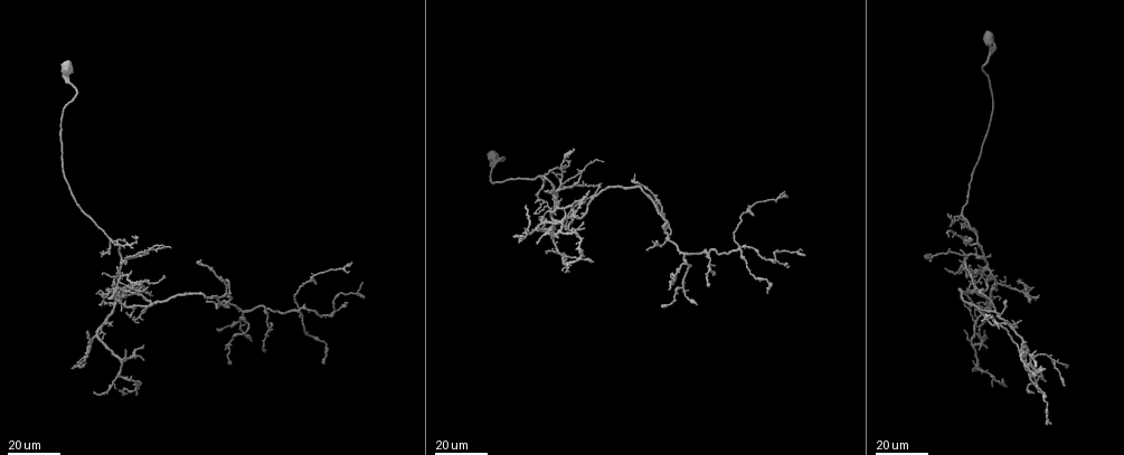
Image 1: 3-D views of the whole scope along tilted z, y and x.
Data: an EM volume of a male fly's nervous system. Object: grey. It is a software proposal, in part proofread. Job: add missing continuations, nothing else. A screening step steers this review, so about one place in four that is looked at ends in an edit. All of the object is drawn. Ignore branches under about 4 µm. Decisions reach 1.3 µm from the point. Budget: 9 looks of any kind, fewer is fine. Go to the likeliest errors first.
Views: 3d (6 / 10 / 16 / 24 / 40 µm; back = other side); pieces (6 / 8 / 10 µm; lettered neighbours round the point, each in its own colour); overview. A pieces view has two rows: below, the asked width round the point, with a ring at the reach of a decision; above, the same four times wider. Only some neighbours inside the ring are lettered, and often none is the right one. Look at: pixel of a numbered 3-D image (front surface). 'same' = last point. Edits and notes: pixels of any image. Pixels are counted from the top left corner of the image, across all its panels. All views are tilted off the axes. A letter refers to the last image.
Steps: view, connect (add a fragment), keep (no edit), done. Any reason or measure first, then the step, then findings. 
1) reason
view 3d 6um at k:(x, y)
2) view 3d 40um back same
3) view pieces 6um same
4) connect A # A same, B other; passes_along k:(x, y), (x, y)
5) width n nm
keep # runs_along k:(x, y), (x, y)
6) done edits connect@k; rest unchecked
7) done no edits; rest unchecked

an open end
view 3d 24um at 1:(646, 247)

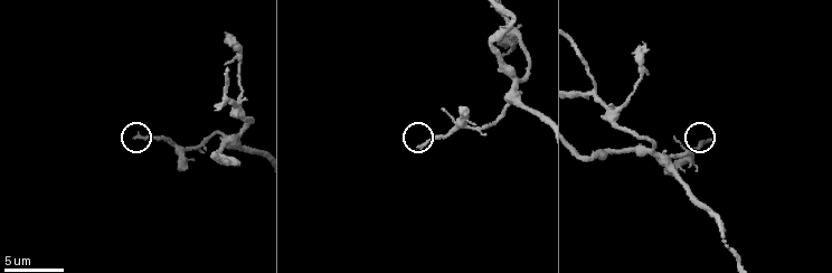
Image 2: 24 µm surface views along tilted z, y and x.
view pieces 6um at 2:(137, 138)

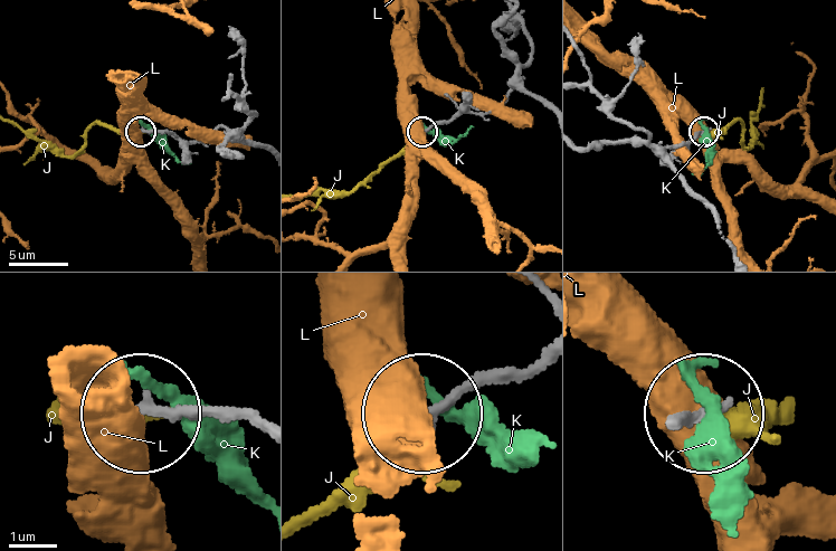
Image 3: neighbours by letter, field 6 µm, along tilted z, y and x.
width 170 nm
connect J # J same, K other, L other; passes_along 3:(537, 364), (431, 401), (301, 514); it goes on there

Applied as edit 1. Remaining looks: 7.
view overview

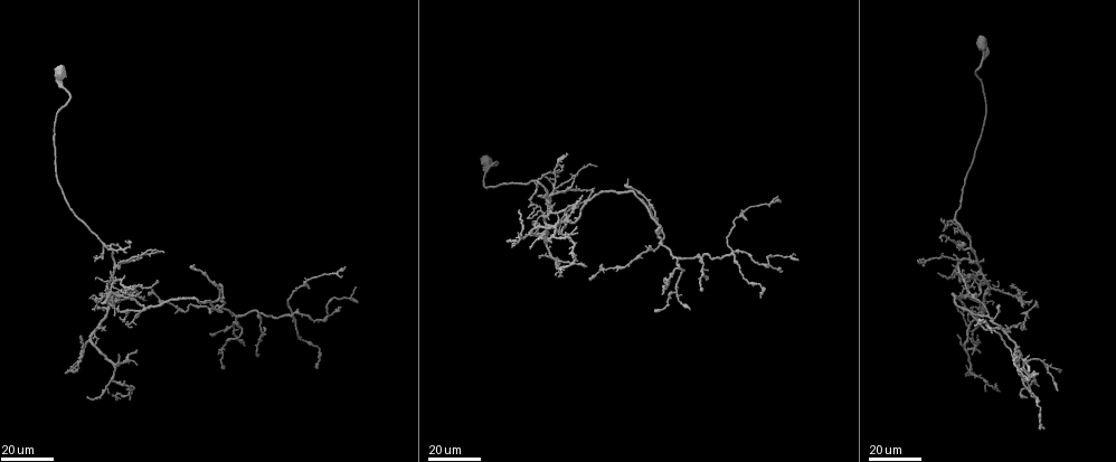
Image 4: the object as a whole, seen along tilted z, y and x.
free end
view 3d 16um at 4:(145, 307)

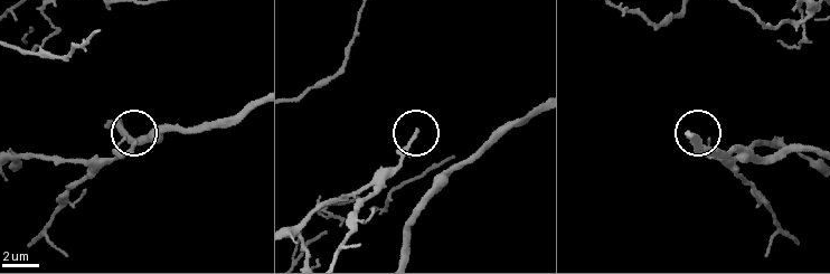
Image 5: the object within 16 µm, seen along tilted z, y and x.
what lies round it
view pieces 6um at 5:(416, 131)

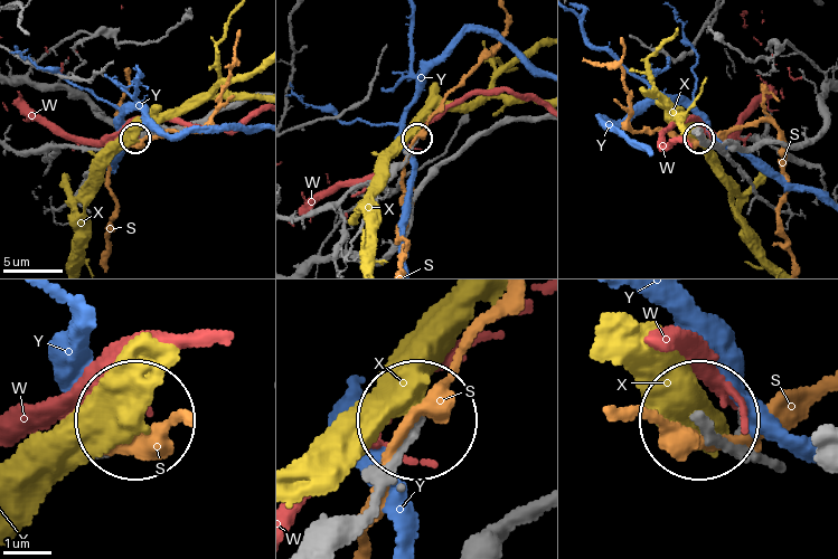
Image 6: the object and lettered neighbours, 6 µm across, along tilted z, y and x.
keep # S other, W other, X other, Y other; runs_along 6:(345, 534), (410, 426); no lettered fragment goes on from it

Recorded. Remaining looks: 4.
tapers out
view 3d 24um at 4:(963, 245)

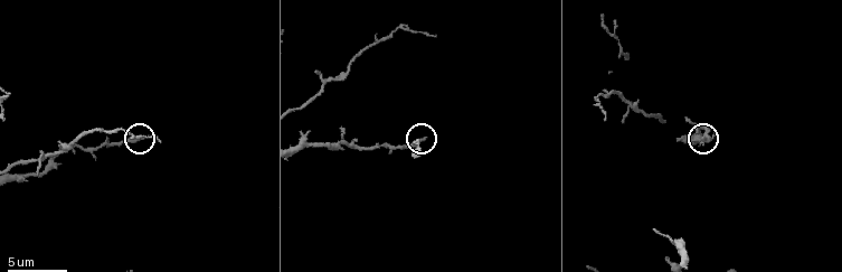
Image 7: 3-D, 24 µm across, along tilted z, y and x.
what lies round it
view pieces 10um at 7:(426, 140)

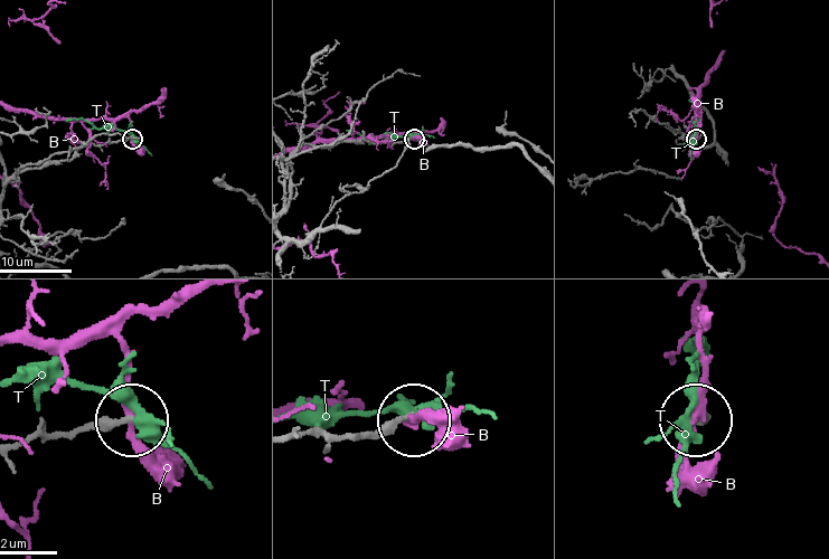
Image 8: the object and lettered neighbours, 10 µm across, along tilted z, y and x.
keep # B other, T other; runs_along 8:(310, 144), (412, 138); none of them fits

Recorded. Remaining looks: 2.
free end
view pieces 6um at 2:(666, 174)

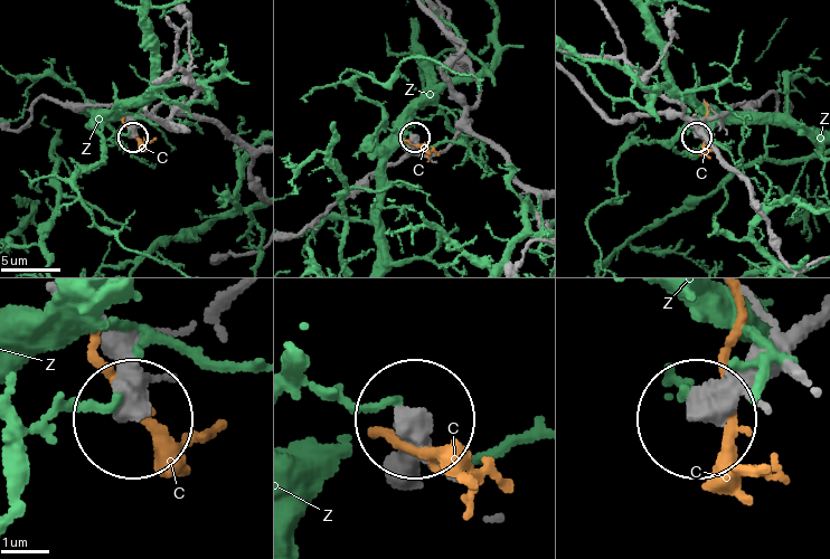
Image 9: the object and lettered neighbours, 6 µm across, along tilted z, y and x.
keep # C other, Z other; runs_along 9:(154, 333), (132, 360), (134, 410); none of them fits

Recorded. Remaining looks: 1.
done edits connect@3; rest unchecked

